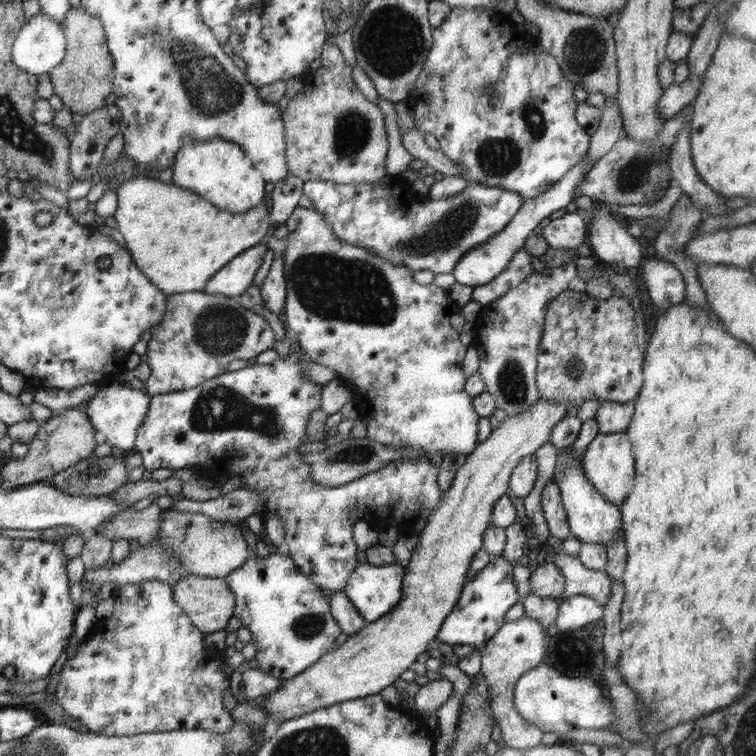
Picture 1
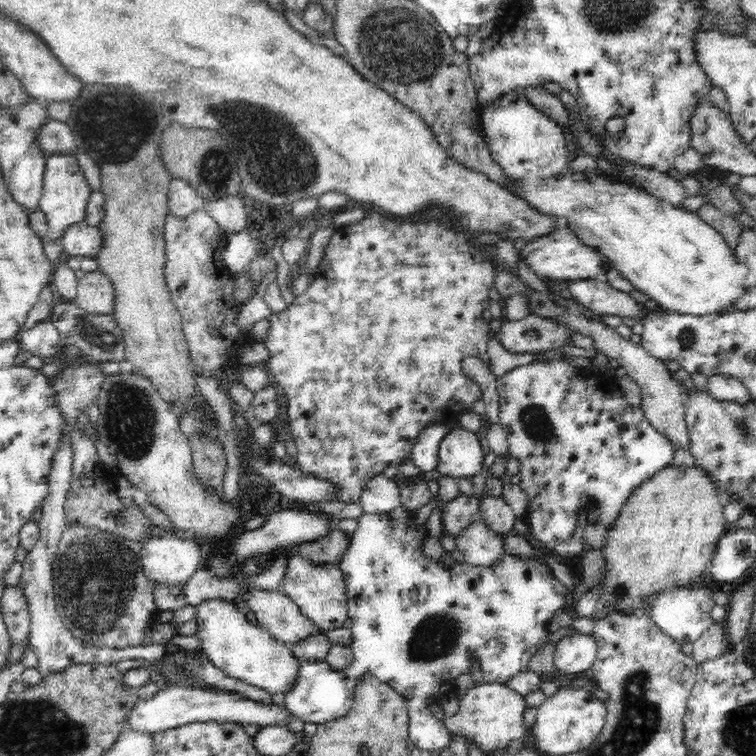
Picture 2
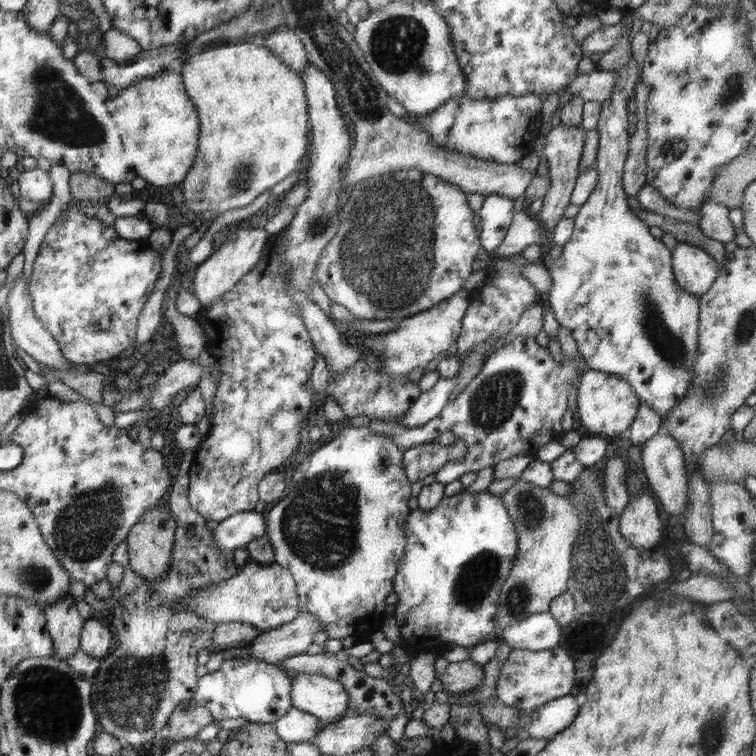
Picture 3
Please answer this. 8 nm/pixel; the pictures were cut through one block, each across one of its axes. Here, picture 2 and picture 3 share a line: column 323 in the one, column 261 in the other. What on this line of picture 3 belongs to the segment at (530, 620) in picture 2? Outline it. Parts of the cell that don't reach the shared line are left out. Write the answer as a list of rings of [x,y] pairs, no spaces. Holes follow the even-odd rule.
[[[224,659],[220,669],[198,680],[193,699],[208,707],[216,721],[245,718],[250,723],[276,722],[293,707],[293,681],[284,668],[260,659]]]

